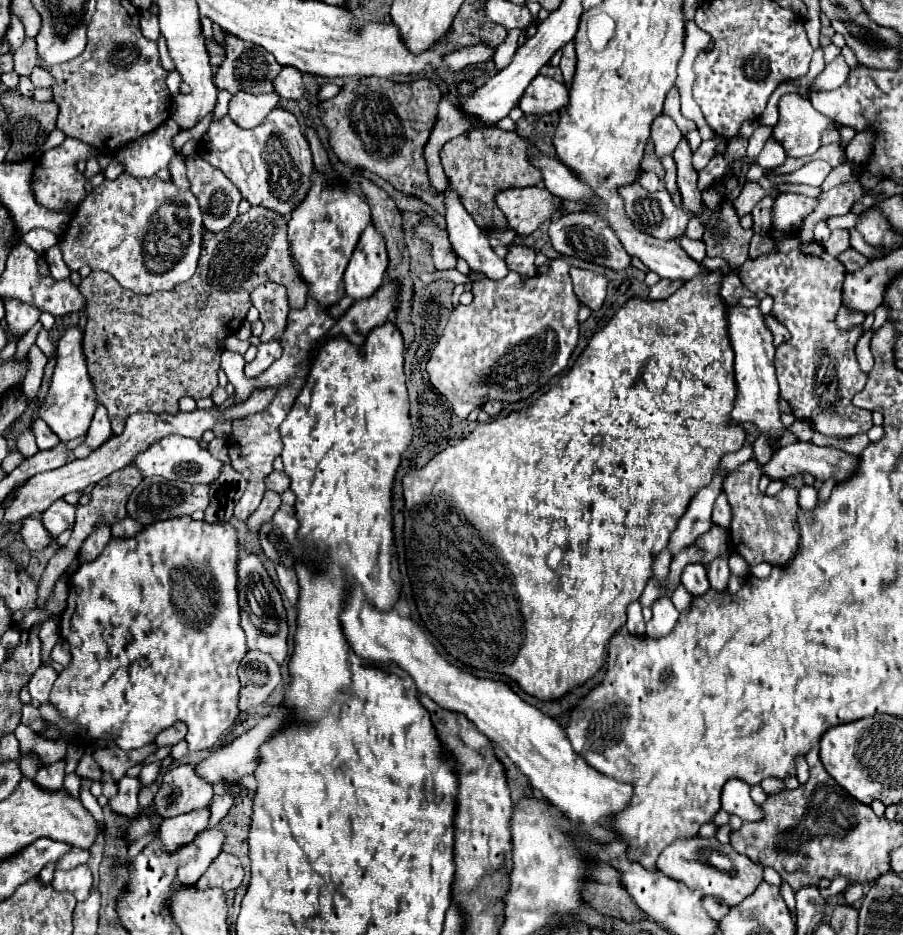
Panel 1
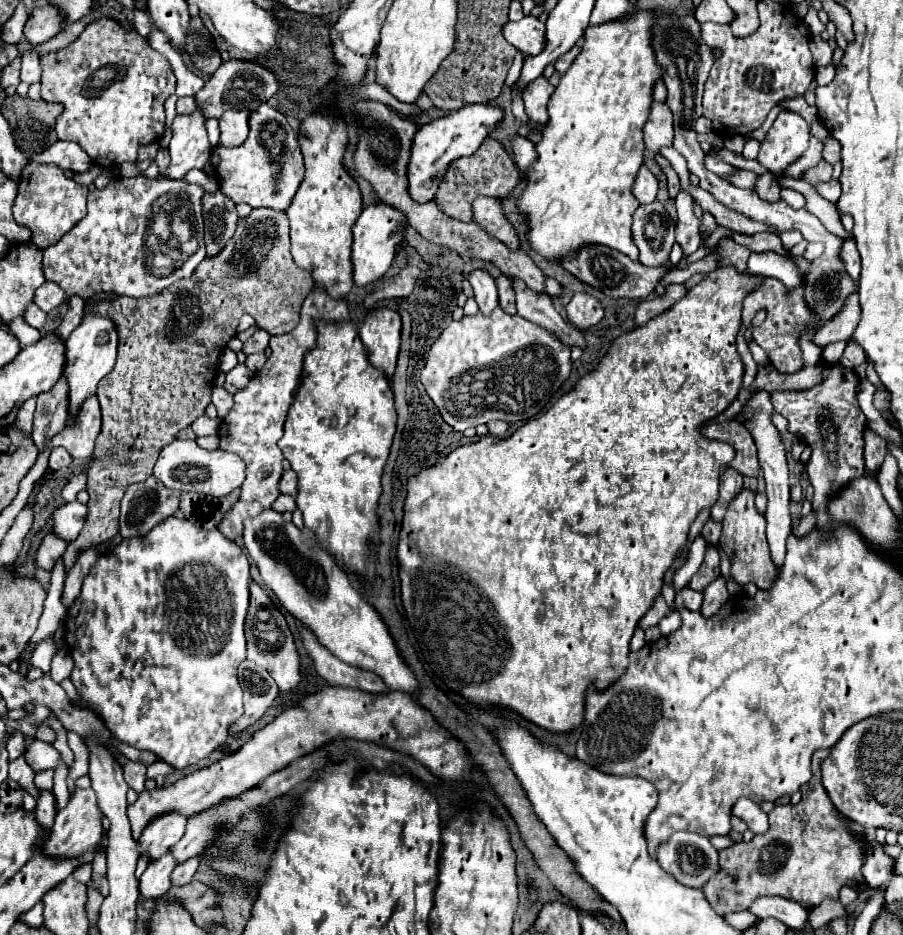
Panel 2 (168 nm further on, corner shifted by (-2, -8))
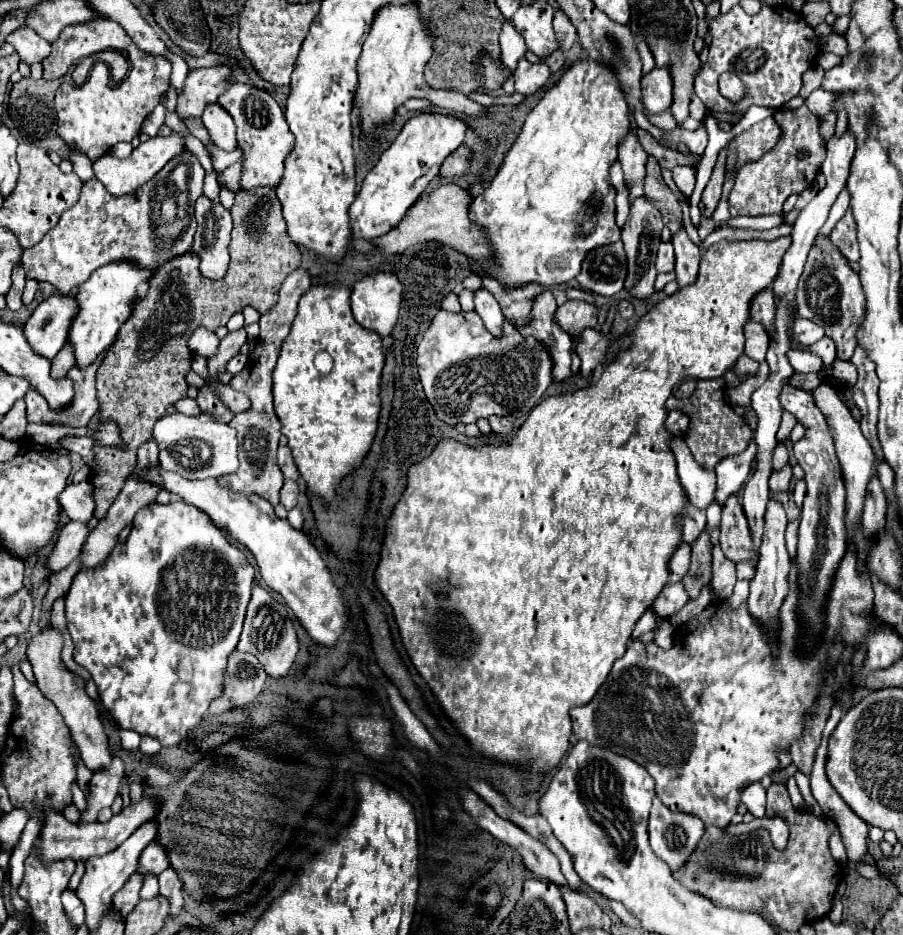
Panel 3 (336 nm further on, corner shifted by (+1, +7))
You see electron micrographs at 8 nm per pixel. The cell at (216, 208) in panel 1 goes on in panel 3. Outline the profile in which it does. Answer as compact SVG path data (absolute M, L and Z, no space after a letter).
M204 195L194 205L198 229L192 243L192 253L200 257L200 275L206 279L222 279L228 269L228 243L232 217L220 203L212 203Z

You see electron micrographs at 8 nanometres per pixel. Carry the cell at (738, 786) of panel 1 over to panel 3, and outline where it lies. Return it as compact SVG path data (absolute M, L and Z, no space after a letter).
M752 783L742 791L742 803L754 817L764 817L766 813L766 789L760 783Z

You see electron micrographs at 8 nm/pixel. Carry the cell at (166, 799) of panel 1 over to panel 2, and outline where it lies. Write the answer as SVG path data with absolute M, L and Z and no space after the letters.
M165 812L147 824L139 838L139 852L147 852L149 860L163 856L173 844L177 844L187 828L187 816L179 812Z

